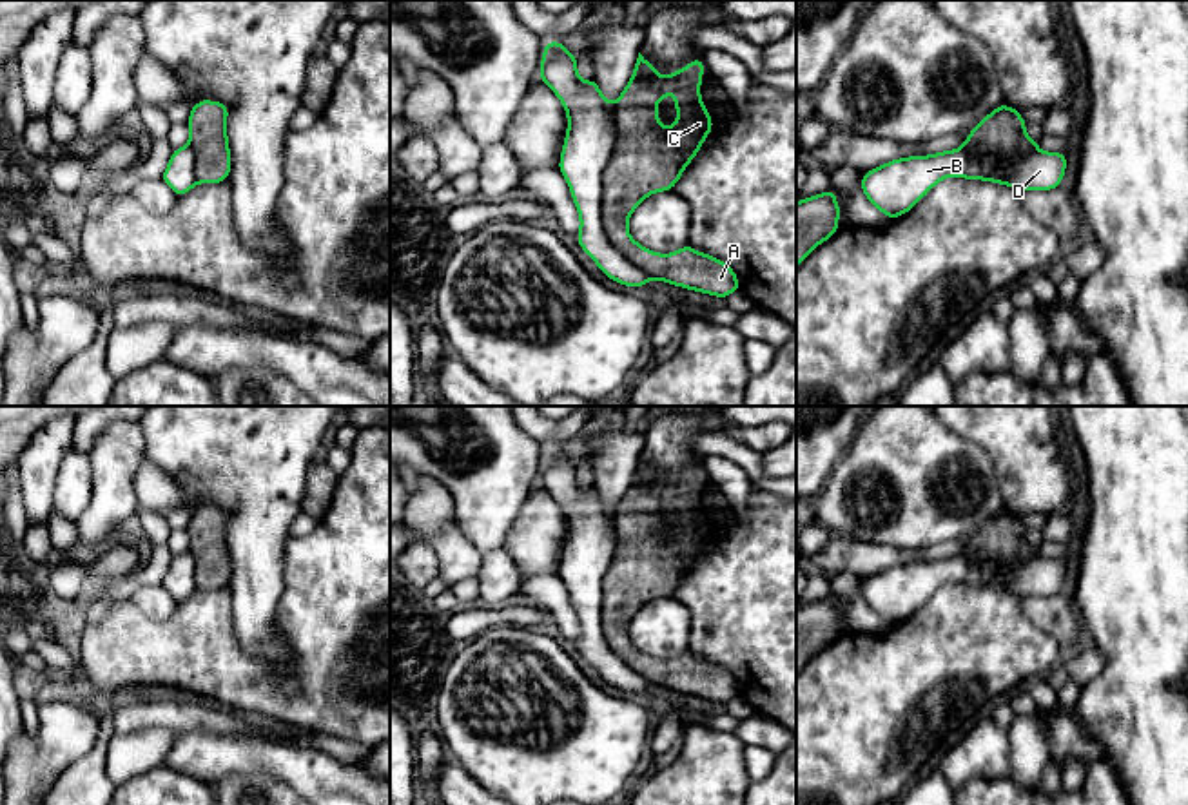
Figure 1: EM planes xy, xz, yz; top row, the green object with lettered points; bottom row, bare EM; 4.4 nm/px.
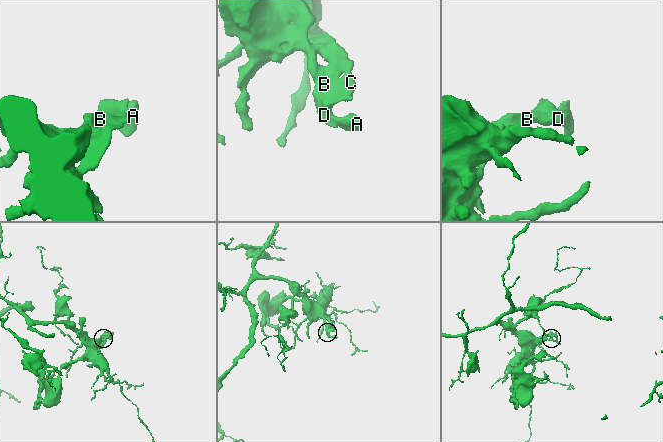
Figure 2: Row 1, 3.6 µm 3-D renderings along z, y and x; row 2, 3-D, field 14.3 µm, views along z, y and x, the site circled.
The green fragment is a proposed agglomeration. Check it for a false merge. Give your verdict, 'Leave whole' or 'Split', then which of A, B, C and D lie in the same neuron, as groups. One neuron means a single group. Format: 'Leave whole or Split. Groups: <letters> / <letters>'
Split. Groups: A C / B D

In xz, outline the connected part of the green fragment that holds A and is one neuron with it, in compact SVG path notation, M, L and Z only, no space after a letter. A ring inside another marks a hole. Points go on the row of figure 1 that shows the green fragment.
M638 53L631 82L615 111L617 140L602 176L602 227L609 243L649 279L702 294L727 297L740 288L724 261L686 245L673 254L657 254L628 234L628 219L653 192L671 190L713 129L702 100L702 58L660 78ZM675 94L677 123L662 127L655 105Z

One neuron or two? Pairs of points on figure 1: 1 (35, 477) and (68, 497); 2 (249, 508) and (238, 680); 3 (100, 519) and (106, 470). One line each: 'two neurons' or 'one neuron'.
1: two neurons
2: two neurons
3: one neuron

